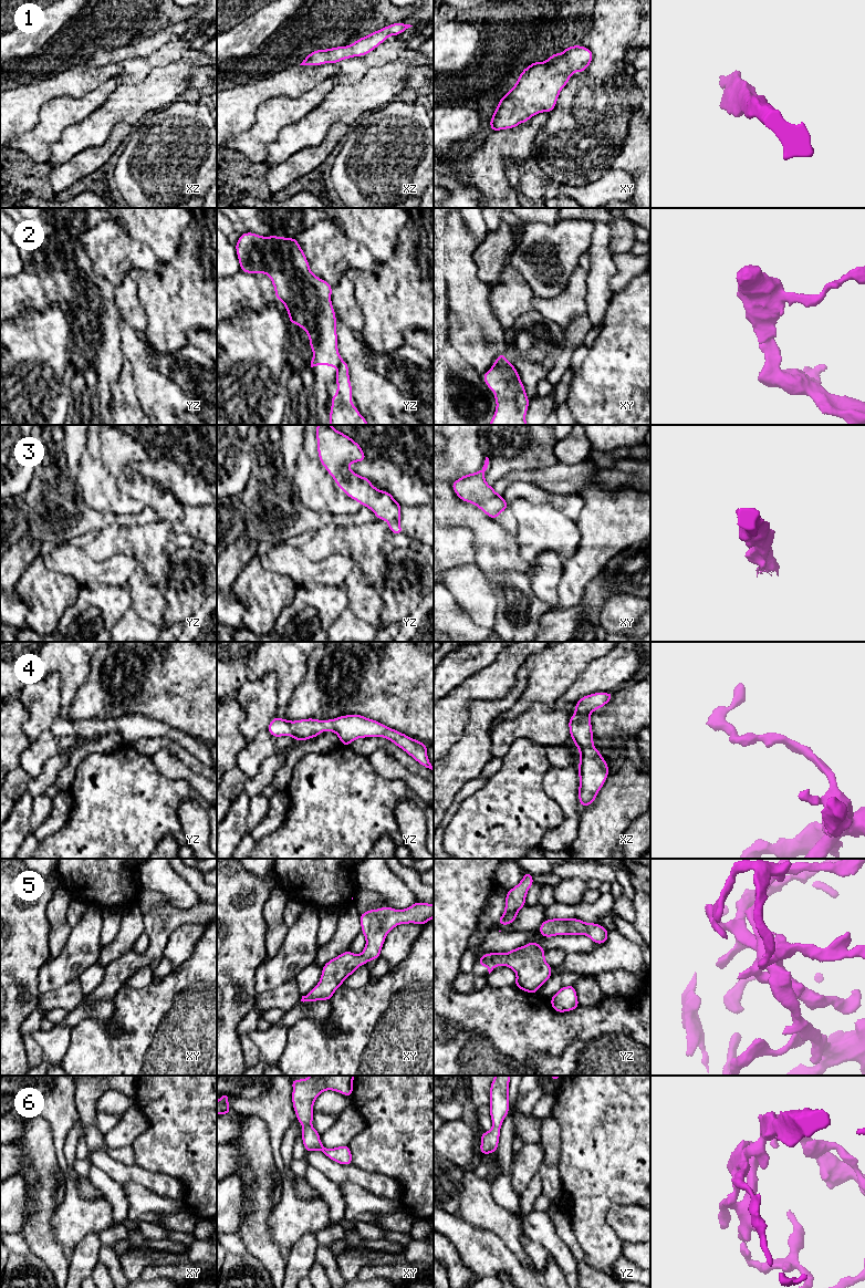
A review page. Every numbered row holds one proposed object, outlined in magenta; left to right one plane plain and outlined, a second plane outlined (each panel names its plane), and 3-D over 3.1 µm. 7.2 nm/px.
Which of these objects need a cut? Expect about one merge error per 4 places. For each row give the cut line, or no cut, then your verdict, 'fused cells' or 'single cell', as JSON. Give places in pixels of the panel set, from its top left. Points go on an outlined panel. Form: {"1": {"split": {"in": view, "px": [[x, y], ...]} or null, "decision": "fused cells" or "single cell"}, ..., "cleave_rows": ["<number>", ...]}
{"1": {"split": null, "decision": "single cell"}, "2": {"split": {"in": "yz", "px": [[341, 360], [337, 367]]}, "decision": "fused cells"}, "3": {"split": null, "decision": "single cell"}, "4": {"split": null, "decision": "single cell"}, "5": {"split": null, "decision": "single cell"}, "6": {"split": null, "decision": "single cell"}, "cleave_rows": ["2"]}

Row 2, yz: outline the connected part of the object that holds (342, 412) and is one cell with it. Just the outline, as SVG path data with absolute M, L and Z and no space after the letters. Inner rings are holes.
M344 360L340 362L335 381L337 383L337 392L331 398L330 425L368 425L355 405L352 404L348 365Z

